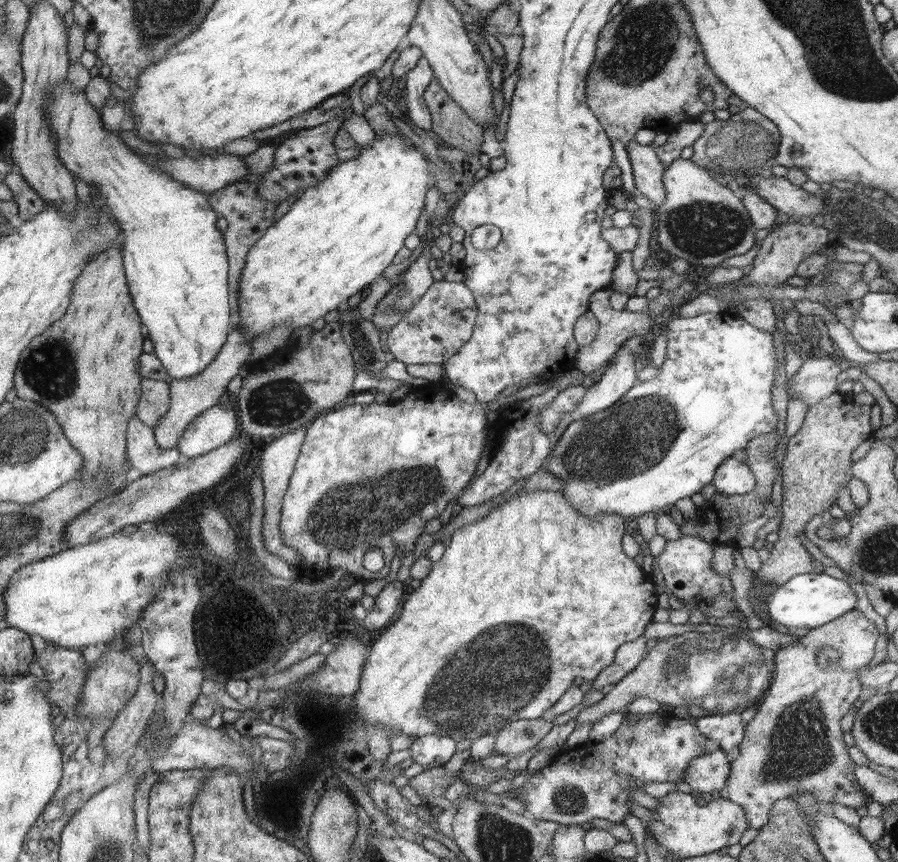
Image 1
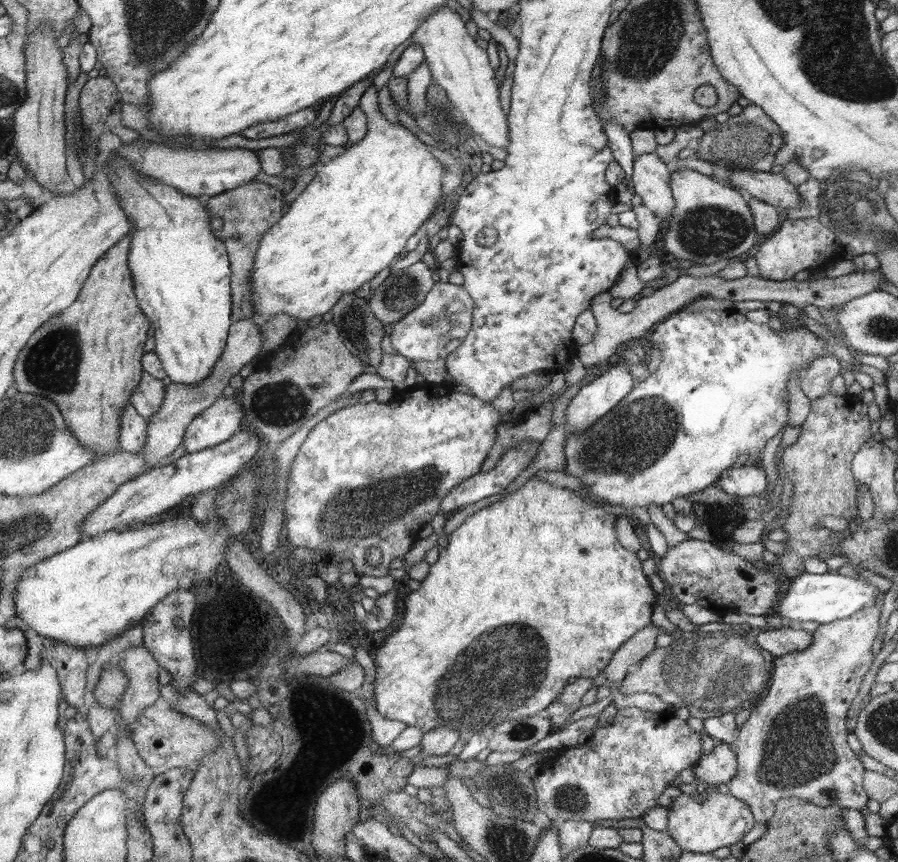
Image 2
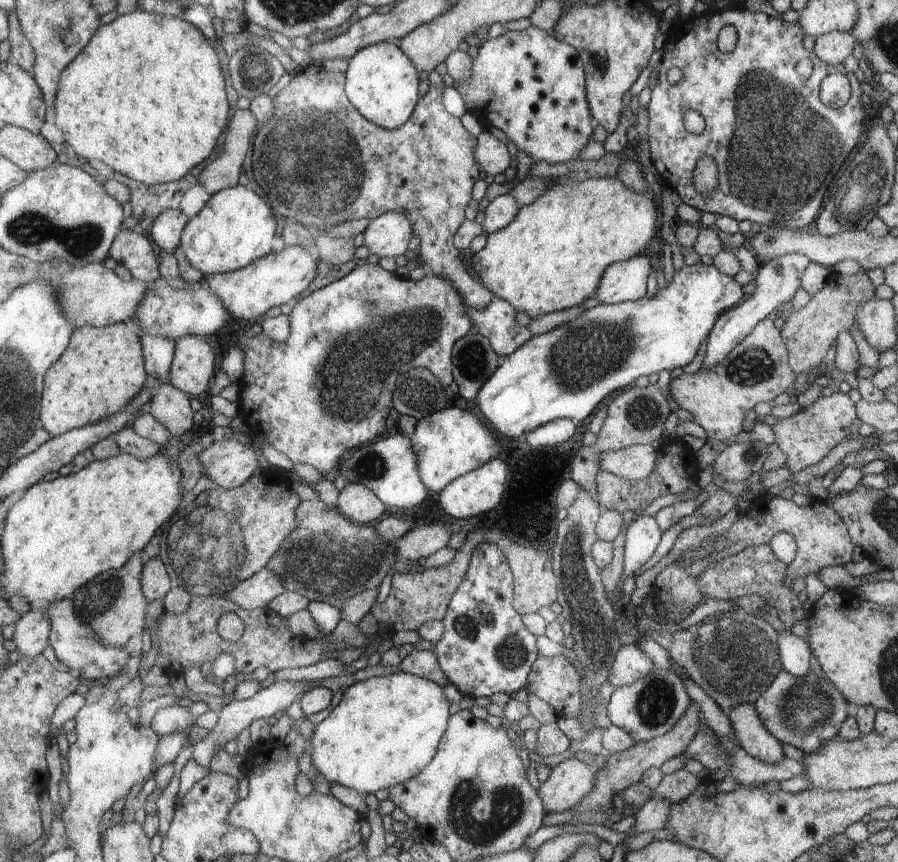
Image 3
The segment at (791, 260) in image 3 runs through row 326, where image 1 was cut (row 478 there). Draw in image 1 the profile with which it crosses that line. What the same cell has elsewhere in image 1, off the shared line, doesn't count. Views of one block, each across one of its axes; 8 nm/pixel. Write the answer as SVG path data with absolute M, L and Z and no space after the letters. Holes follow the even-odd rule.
M734 456L724 459L724 462L715 470L711 483L714 484L718 493L741 495L755 487L755 478L750 467L738 456Z

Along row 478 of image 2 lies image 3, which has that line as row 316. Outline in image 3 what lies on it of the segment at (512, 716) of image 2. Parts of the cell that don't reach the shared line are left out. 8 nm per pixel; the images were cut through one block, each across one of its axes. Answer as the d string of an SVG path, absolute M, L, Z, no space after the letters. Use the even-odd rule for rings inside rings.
M571 174L547 179L551 184L545 193L532 204L522 205L510 225L488 234L486 244L472 256L472 268L483 286L499 299L509 302L516 312L526 312L531 319L576 304L580 306L594 297L604 269L615 262L640 256L644 246L656 236L658 220L656 202L650 196L630 190L616 177L576 180Z

